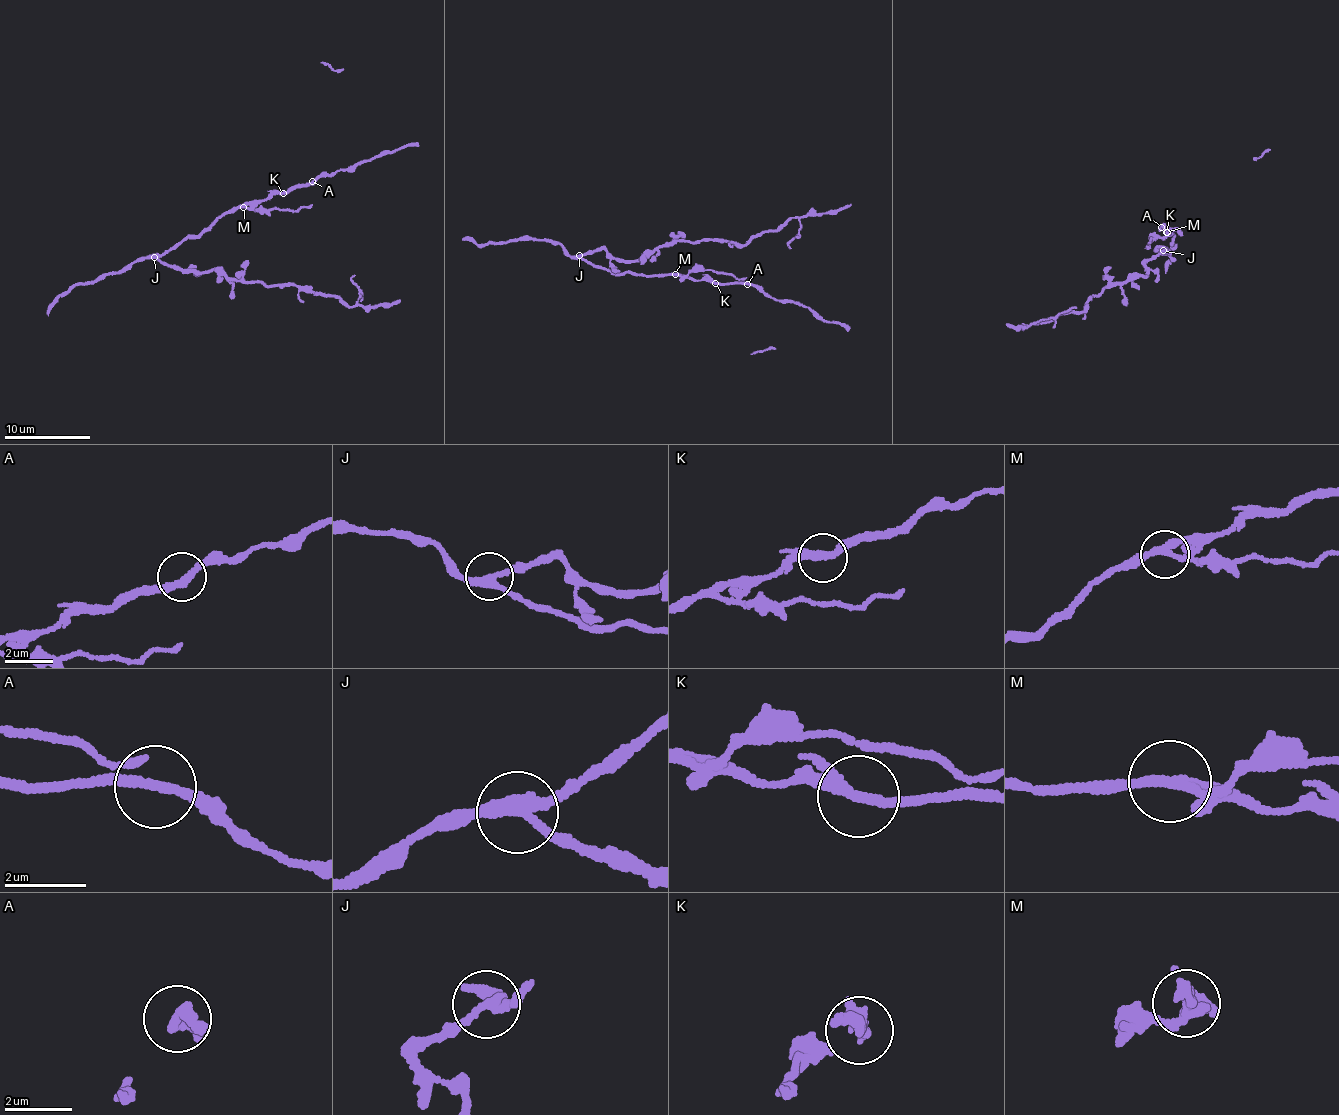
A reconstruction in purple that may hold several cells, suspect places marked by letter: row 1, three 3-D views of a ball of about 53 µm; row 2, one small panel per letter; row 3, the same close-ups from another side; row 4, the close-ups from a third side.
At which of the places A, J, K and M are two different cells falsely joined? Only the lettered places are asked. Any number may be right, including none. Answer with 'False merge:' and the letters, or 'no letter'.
False merge: J, M

